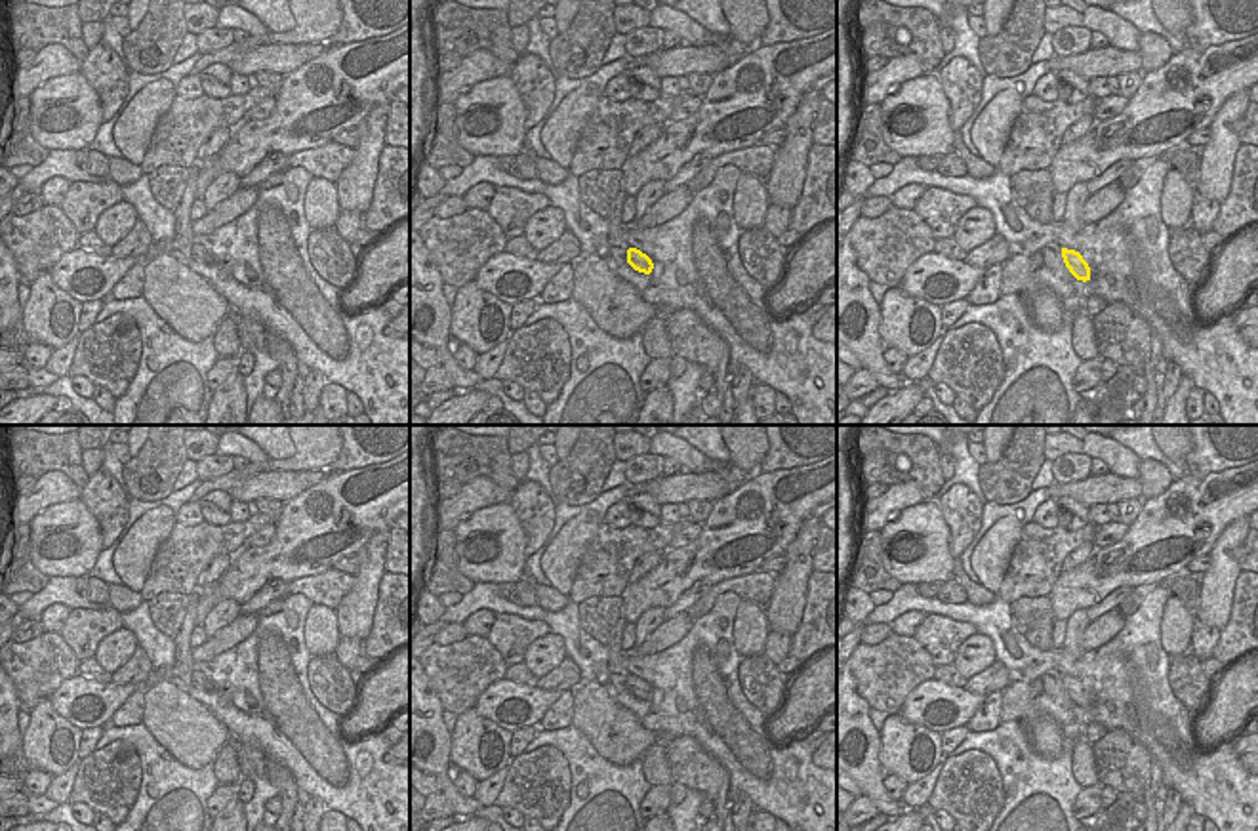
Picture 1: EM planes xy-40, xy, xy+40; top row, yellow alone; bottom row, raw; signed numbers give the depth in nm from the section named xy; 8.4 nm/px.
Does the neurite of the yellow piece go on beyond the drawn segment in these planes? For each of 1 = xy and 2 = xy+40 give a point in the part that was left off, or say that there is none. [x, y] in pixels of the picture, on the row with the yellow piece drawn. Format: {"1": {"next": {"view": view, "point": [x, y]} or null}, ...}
{"1": {"next": null}, "2": {"next": null}}

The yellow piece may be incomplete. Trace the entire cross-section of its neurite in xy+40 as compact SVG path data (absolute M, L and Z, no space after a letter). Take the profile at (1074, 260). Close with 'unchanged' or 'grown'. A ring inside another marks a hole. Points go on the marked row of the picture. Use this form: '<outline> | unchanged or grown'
M1062 248L1062 257L1065 267L1077 280L1083 280L1083 282L1090 280L1090 267L1079 252Z | unchanged

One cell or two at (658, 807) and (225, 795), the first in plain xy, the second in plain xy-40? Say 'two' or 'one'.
one

